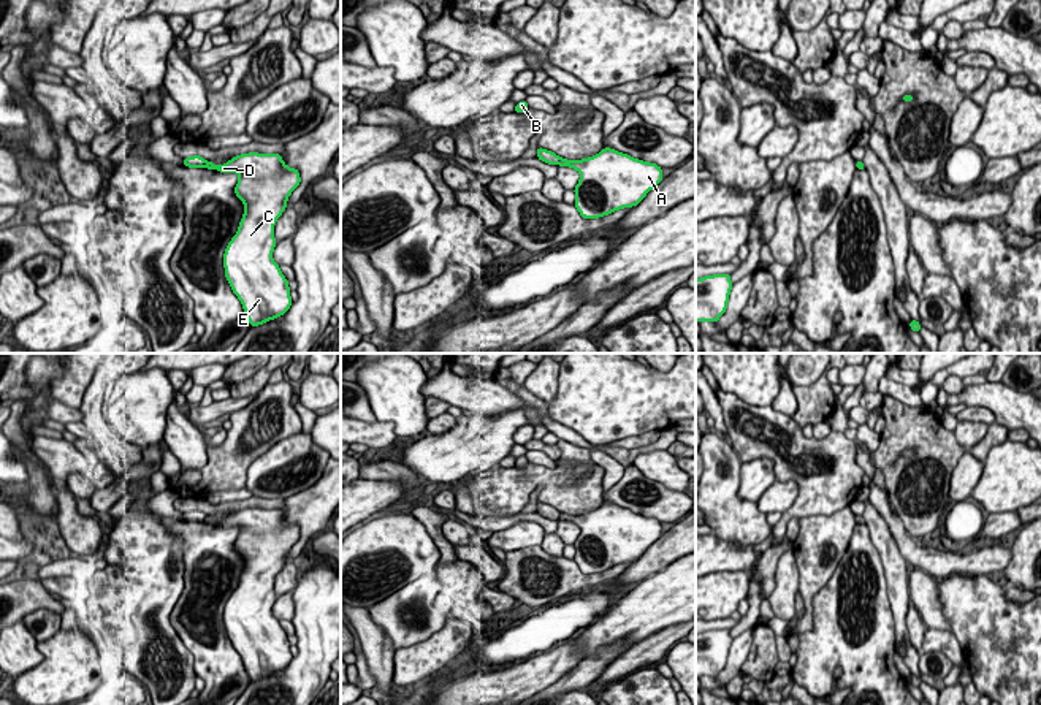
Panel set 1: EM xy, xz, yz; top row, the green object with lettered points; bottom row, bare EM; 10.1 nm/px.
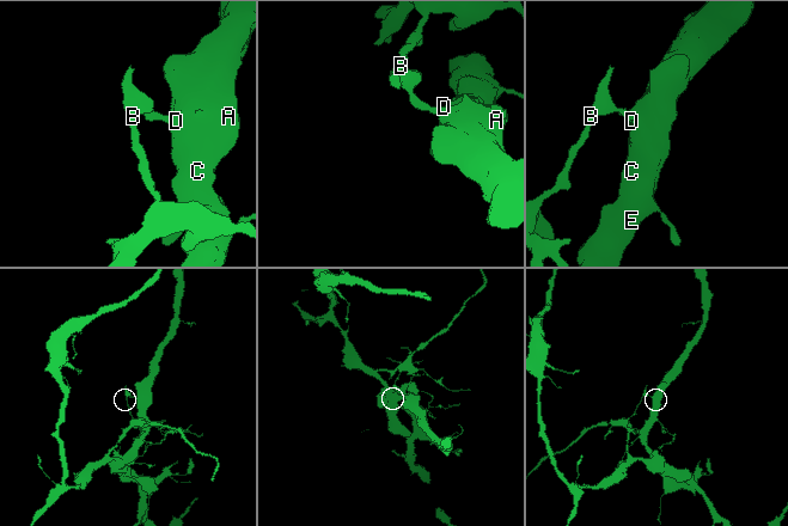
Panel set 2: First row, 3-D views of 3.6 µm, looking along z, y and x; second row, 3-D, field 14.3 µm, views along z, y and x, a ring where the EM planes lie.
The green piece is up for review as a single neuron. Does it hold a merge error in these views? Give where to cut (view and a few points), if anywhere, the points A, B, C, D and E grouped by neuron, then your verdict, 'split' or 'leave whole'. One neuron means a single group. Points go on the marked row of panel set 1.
cut in xz along (561, 159), (558, 163); A C D E / B; split

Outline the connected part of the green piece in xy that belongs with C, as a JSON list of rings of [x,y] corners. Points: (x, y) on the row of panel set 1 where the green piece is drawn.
[[[258,152],[236,155],[219,166],[209,160],[204,163],[204,168],[239,174],[235,193],[244,203],[244,215],[236,234],[225,249],[223,268],[225,277],[241,301],[250,326],[263,325],[287,314],[293,303],[288,280],[273,260],[273,250],[277,244],[274,239],[274,223],[288,208],[287,200],[301,182],[299,171],[287,166],[280,154]]]

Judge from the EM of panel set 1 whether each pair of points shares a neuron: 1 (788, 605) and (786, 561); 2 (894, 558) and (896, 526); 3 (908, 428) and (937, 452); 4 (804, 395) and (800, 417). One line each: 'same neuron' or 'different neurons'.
1: same neuron
2: different neurons
3: same neuron
4: same neuron

